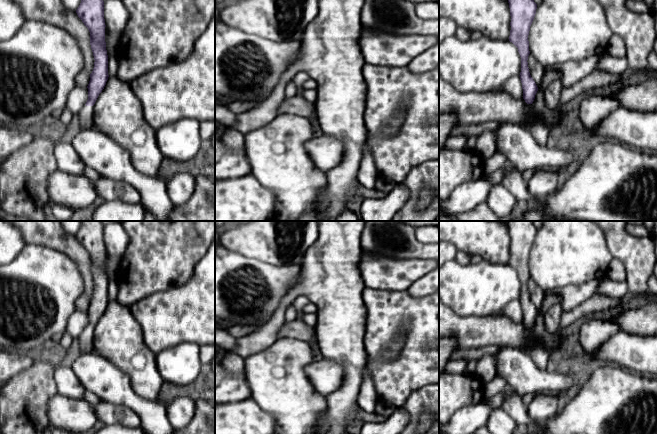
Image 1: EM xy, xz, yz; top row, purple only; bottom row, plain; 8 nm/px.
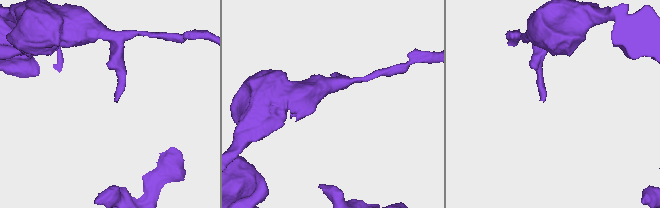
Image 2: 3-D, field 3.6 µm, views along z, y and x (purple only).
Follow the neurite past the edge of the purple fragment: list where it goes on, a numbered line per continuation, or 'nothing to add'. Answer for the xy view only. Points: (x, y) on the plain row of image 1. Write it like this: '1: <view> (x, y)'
1: xy (85, 343)

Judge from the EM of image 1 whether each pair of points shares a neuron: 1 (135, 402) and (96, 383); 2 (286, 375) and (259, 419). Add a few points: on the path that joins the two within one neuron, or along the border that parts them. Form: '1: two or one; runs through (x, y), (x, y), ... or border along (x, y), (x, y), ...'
1: one; runs through (125, 395), (113, 385), (106, 383)
2: two; border along (251, 398), (262, 409), (273, 416), (275, 423)

